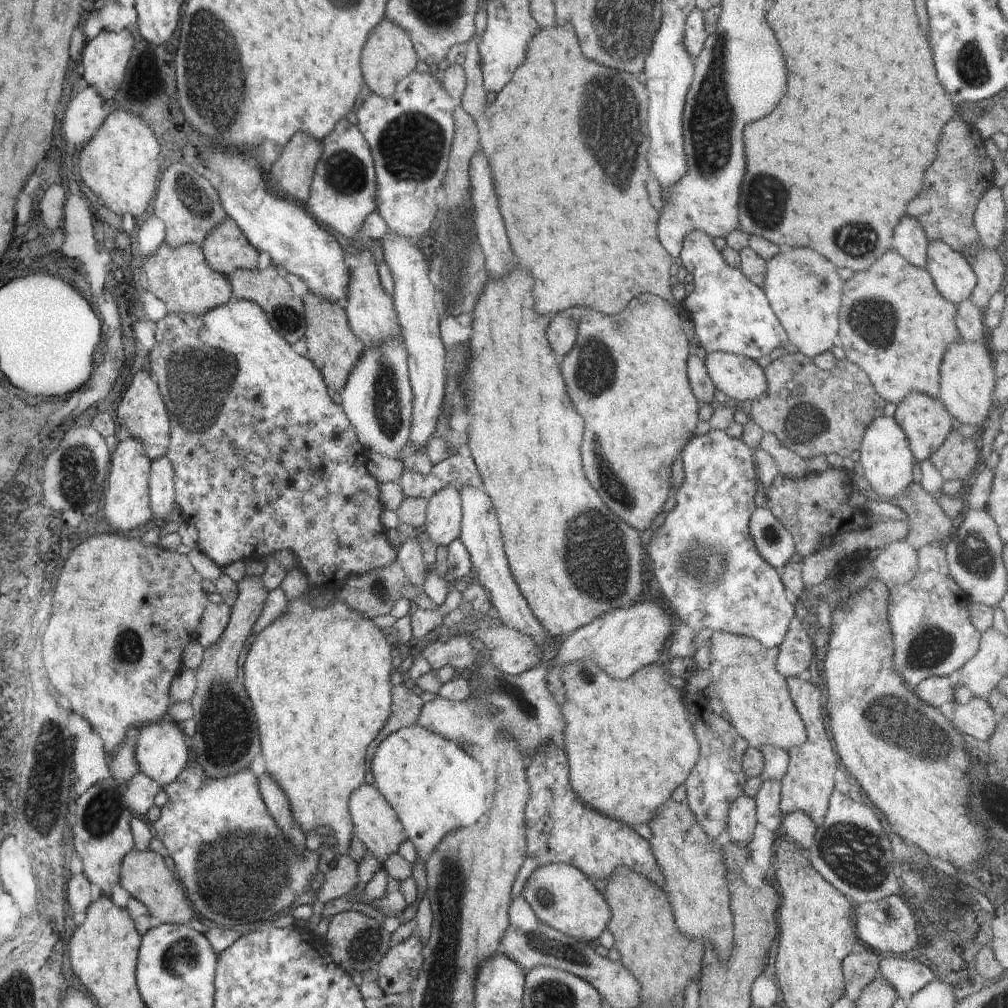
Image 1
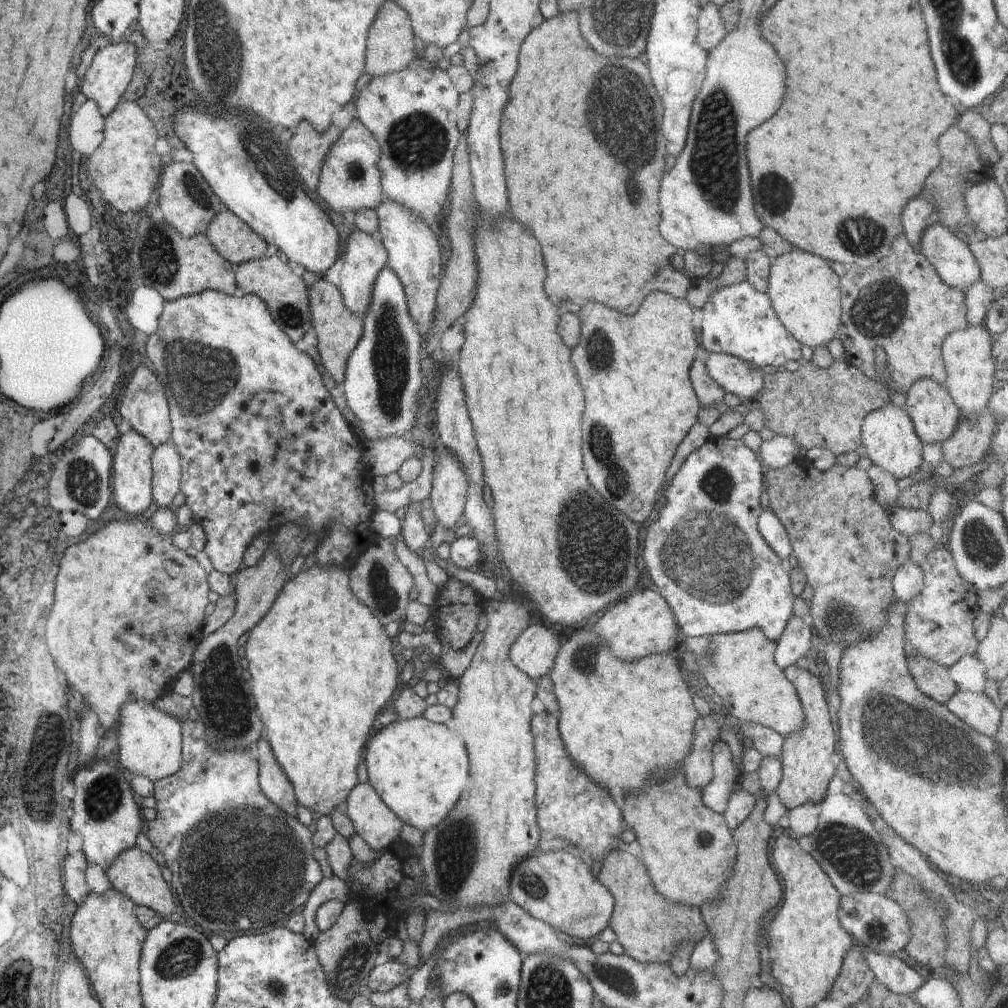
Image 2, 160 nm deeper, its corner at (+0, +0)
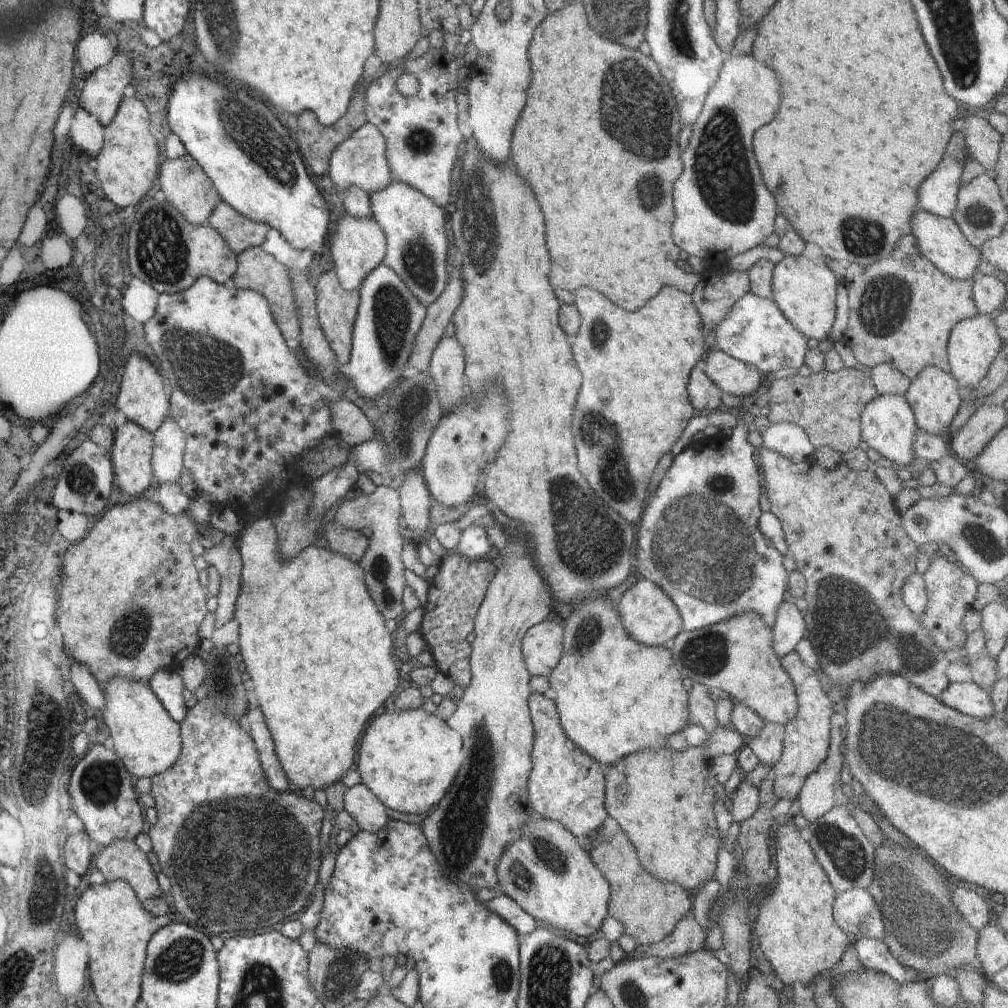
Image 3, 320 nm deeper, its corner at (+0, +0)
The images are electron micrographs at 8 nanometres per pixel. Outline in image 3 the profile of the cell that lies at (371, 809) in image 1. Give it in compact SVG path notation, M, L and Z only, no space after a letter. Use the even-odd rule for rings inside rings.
M363 783L346 788L344 810L353 818L360 831L378 834L390 824L384 804Z

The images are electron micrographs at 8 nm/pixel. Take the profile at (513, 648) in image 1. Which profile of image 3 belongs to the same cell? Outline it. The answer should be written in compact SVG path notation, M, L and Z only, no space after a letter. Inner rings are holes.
M546 620L531 627L521 643L524 664L530 676L549 679L560 662L563 650L563 626Z

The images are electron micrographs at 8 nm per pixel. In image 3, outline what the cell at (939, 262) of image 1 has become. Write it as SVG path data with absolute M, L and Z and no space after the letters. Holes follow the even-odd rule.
M922 208L914 210L912 216L912 233L917 241L920 254L930 260L942 272L952 280L970 280L978 275L978 268L983 260L980 251L972 246L966 236L962 234L955 221L951 218L942 218L924 212Z

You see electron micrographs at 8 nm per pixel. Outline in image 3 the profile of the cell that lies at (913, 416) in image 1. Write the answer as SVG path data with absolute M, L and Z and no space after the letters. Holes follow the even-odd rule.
M926 366L926 369L911 381L904 398L914 414L918 429L932 436L948 438L948 428L957 416L960 404L963 402L958 382L952 378L951 374L946 374L944 370L936 366Z

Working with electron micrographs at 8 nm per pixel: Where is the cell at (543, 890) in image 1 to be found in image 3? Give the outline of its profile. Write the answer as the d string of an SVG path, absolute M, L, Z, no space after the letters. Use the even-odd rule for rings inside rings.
M534 811L530 814L526 826L522 828L522 838L510 842L504 848L504 854L496 866L496 876L499 893L507 895L537 922L549 928L554 927L576 936L589 937L602 929L603 922L609 915L608 904L613 890L610 890L610 884L594 866L589 854L579 846L575 837L564 826L554 820L546 820Z

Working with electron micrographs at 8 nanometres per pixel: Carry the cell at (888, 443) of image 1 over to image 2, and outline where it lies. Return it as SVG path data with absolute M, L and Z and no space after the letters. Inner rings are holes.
M890 404L867 414L861 426L861 434L866 456L872 464L882 468L896 480L904 476L912 476L921 467L923 463L921 442L914 432L912 421L906 416L903 408Z

